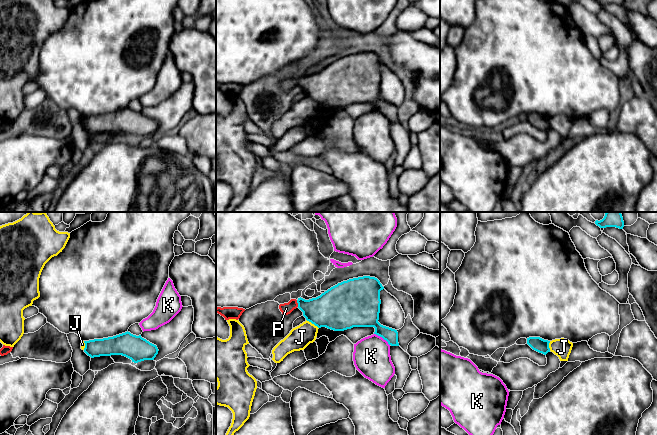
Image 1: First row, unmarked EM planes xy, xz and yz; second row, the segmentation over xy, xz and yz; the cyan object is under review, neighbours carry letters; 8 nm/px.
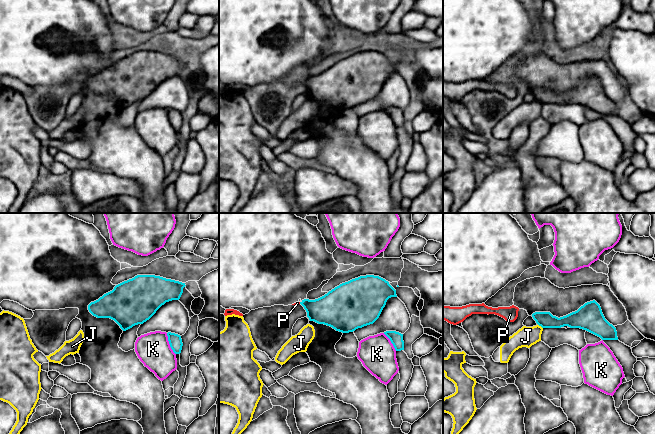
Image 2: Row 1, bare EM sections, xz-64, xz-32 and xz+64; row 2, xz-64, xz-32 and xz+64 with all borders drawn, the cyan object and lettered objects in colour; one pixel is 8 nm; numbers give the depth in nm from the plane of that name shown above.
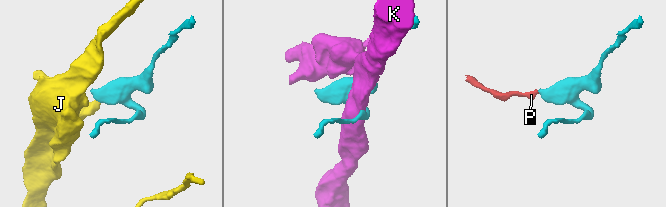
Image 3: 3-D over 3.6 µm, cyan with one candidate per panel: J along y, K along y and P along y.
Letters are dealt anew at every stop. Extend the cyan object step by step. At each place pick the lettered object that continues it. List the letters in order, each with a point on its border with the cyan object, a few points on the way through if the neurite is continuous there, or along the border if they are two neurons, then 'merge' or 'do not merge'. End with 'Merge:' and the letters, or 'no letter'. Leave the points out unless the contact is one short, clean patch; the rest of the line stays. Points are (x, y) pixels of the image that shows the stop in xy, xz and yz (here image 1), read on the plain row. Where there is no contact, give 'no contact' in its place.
J: xz (312, 99) | along xz (306, 95), (318, 104) | do not merge
K: xz (382, 113) | do not merge
P: xz (297, 78) | across xz (327, 86), (314, 86), (297, 78), (286, 84) | merge
Merge: P

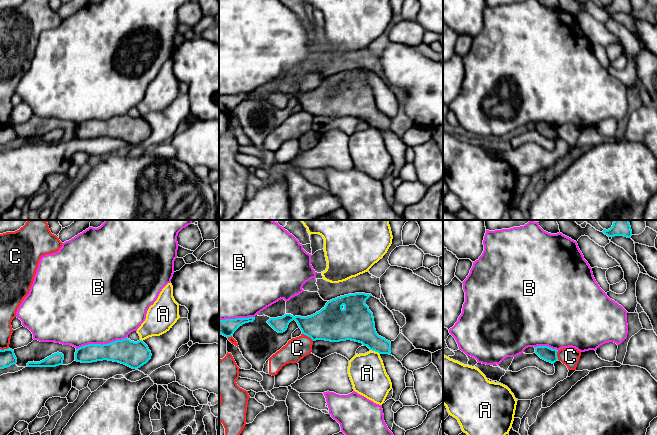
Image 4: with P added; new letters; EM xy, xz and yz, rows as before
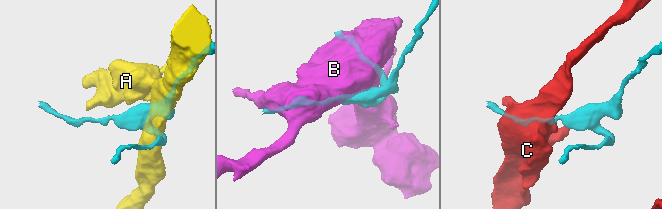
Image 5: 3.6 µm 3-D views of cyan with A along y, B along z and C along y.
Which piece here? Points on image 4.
A: xz (375, 127) | do not merge
B: xy (100, 120) | do not merge
C: xz (308, 112) | along xz (302, 109), (313, 116) | do not merge
Merge: no letter

